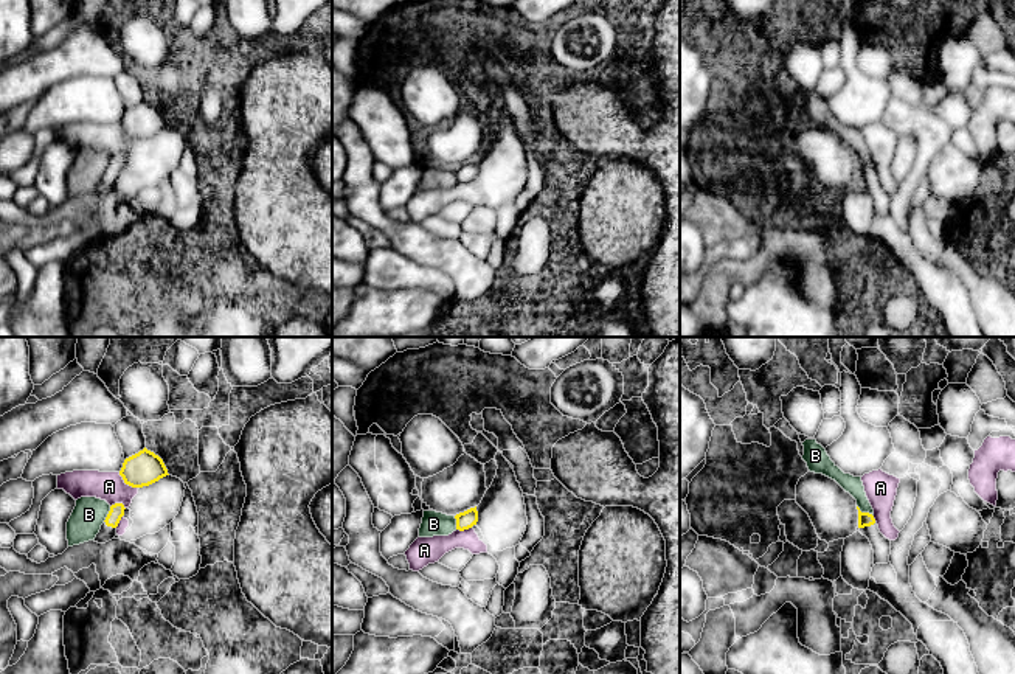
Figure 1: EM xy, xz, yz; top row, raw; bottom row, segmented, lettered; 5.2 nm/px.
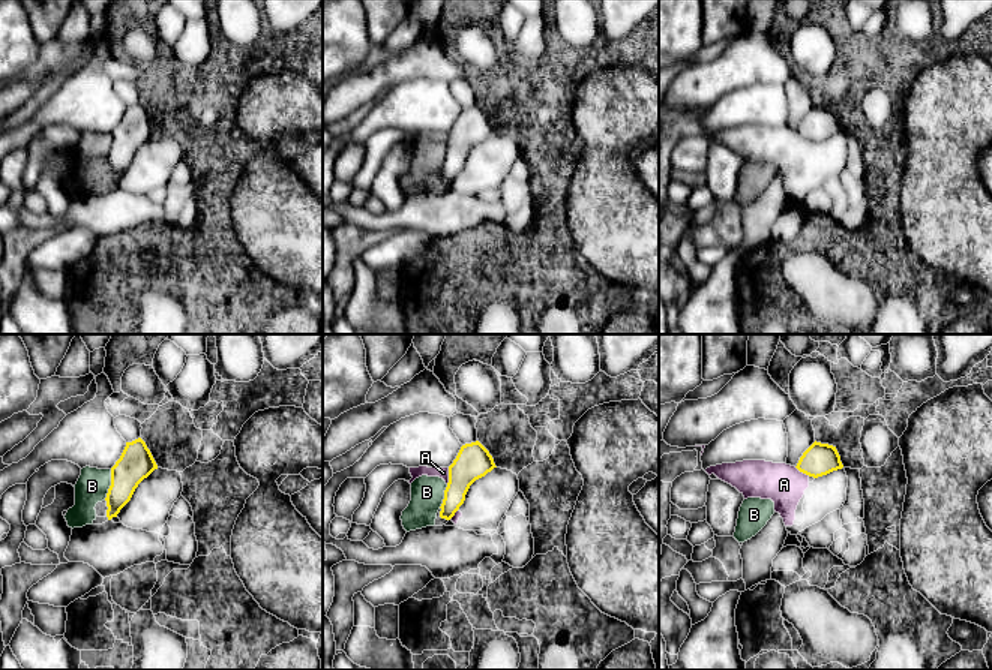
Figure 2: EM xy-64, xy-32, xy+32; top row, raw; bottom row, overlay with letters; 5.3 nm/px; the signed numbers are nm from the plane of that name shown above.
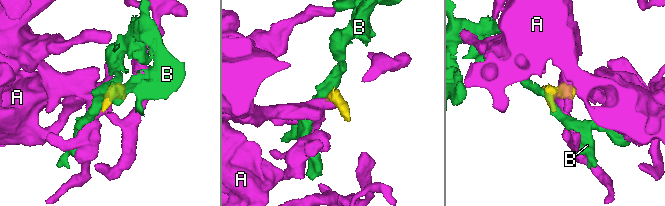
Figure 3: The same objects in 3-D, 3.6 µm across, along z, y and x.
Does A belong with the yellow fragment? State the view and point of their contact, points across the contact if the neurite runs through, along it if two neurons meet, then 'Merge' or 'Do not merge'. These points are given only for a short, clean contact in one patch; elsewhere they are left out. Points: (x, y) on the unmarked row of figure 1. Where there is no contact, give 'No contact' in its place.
Touches yellow at xy (126, 135). Boundary: xy (118, 125), (126, 135), (137, 140). Do not merge

